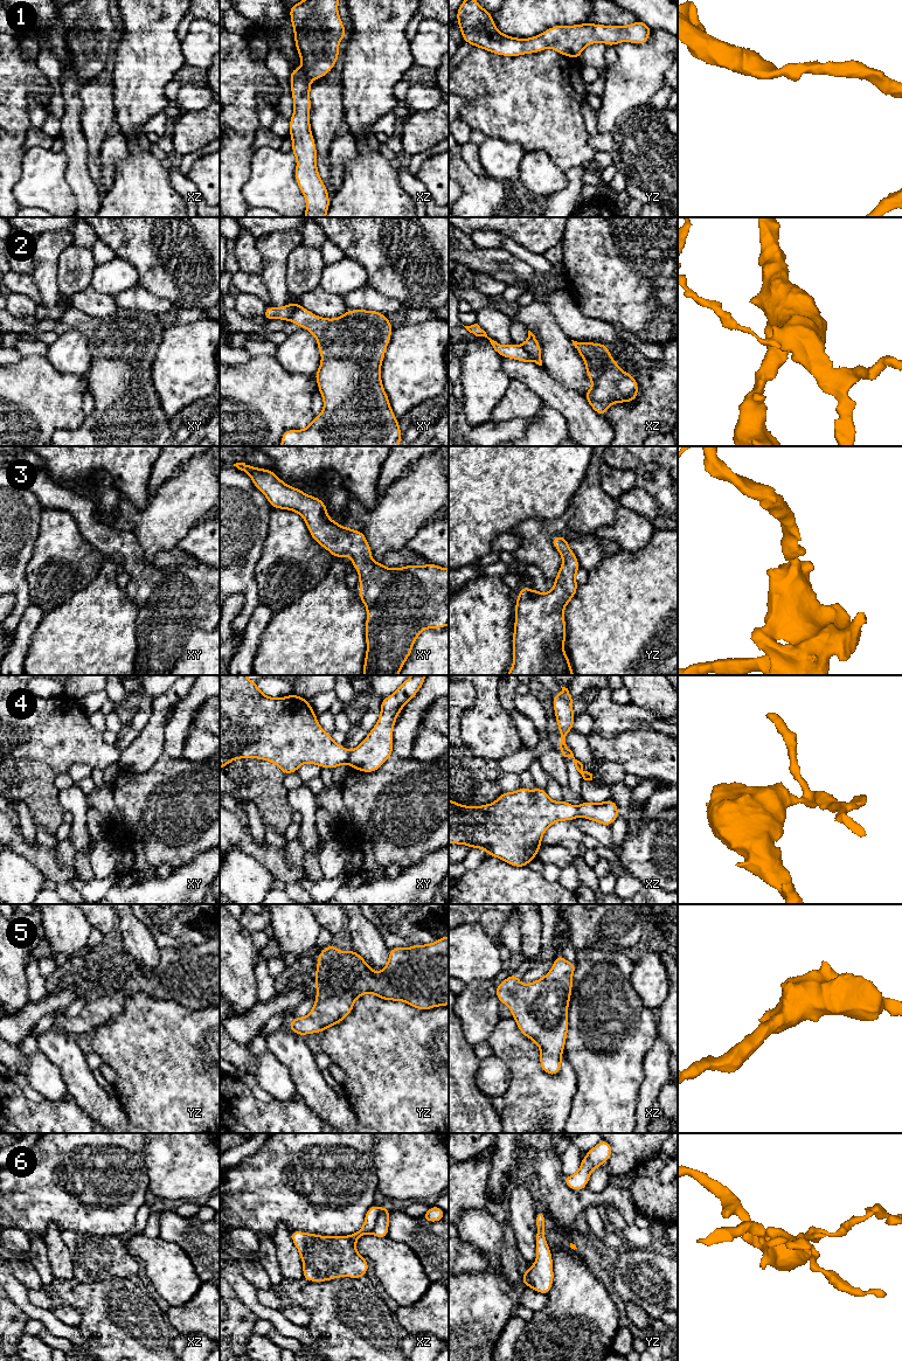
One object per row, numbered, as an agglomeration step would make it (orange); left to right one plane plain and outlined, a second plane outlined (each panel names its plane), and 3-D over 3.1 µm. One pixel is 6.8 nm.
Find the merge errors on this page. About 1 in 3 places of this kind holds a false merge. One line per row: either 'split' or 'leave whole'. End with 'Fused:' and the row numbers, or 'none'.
1: leave whole
2: split
3: leave whole
4: split
5: leave whole
6: split
Fused: 2, 4, 6

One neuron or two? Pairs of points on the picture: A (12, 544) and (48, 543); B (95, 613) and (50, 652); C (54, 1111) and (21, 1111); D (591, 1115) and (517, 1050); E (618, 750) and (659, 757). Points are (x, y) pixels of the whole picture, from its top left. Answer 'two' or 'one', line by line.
A: two
B: one
C: one
D: two
E: one

